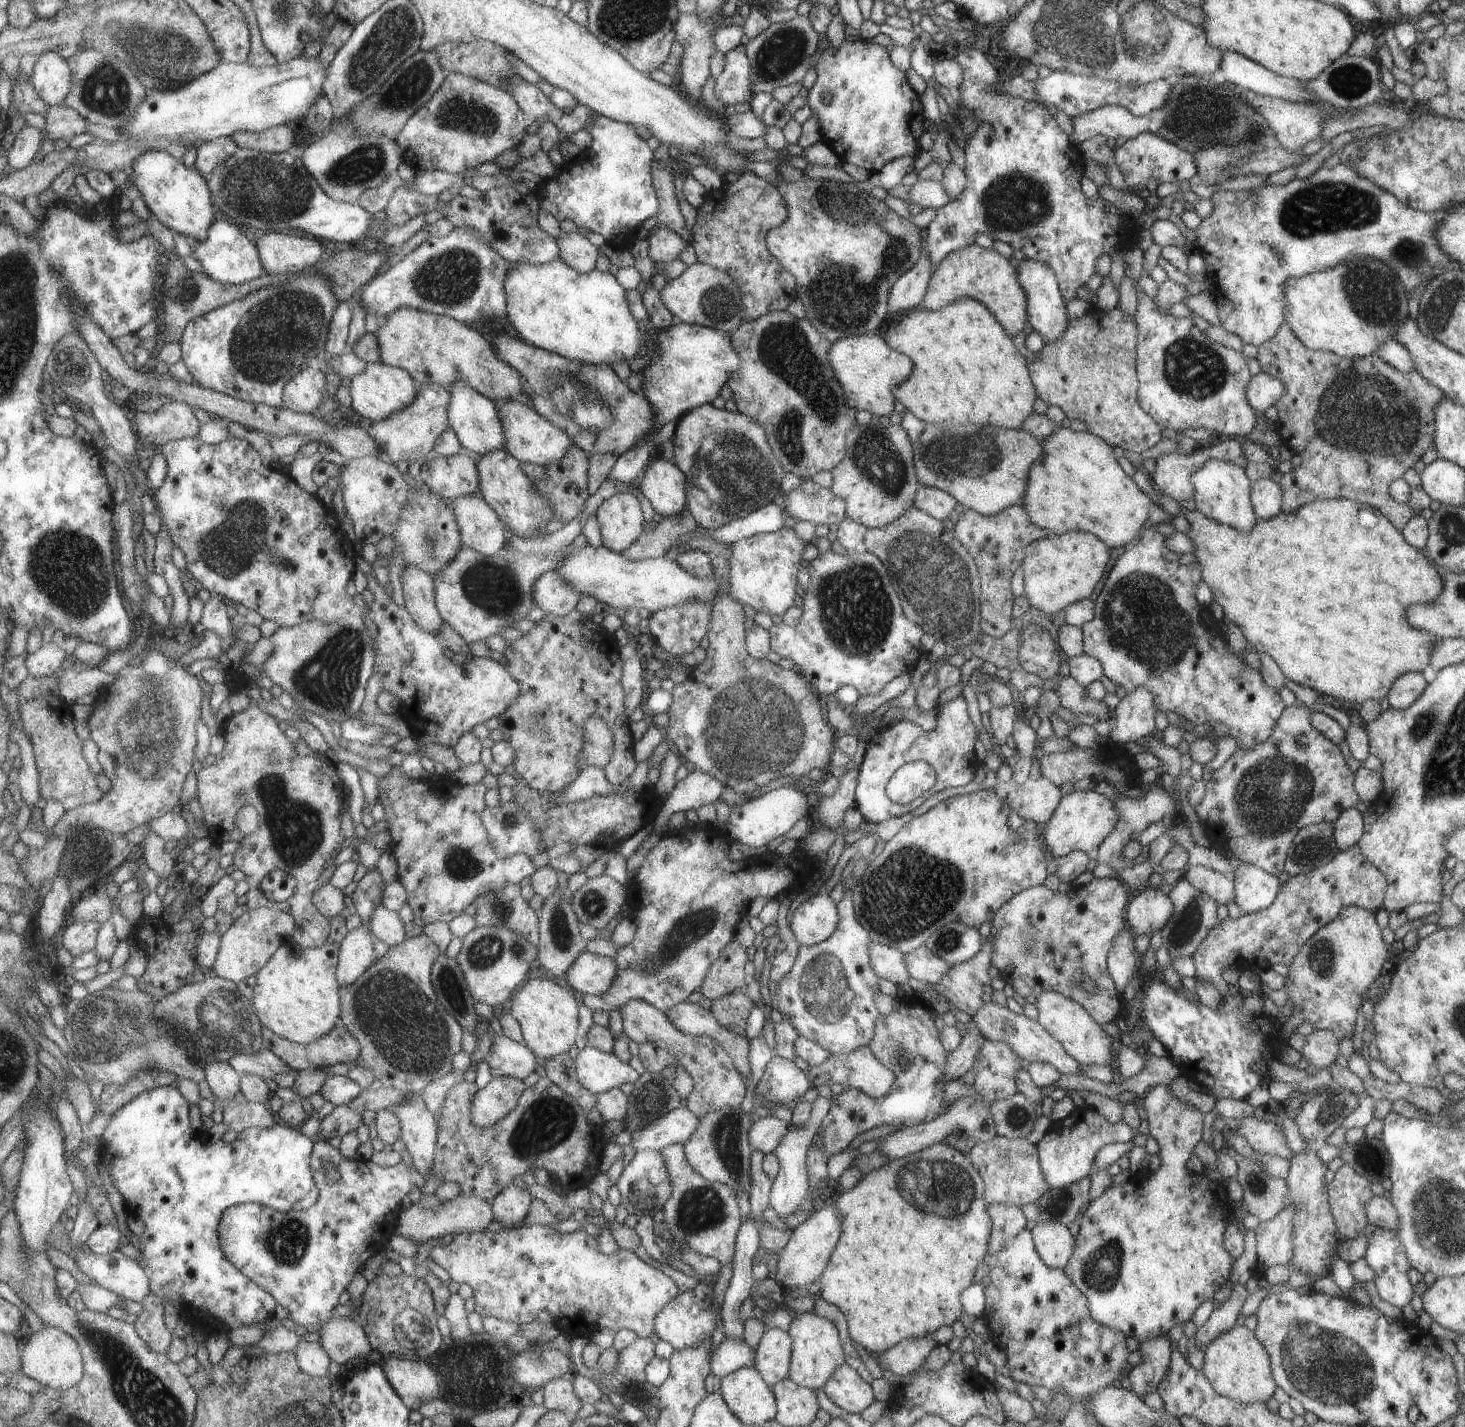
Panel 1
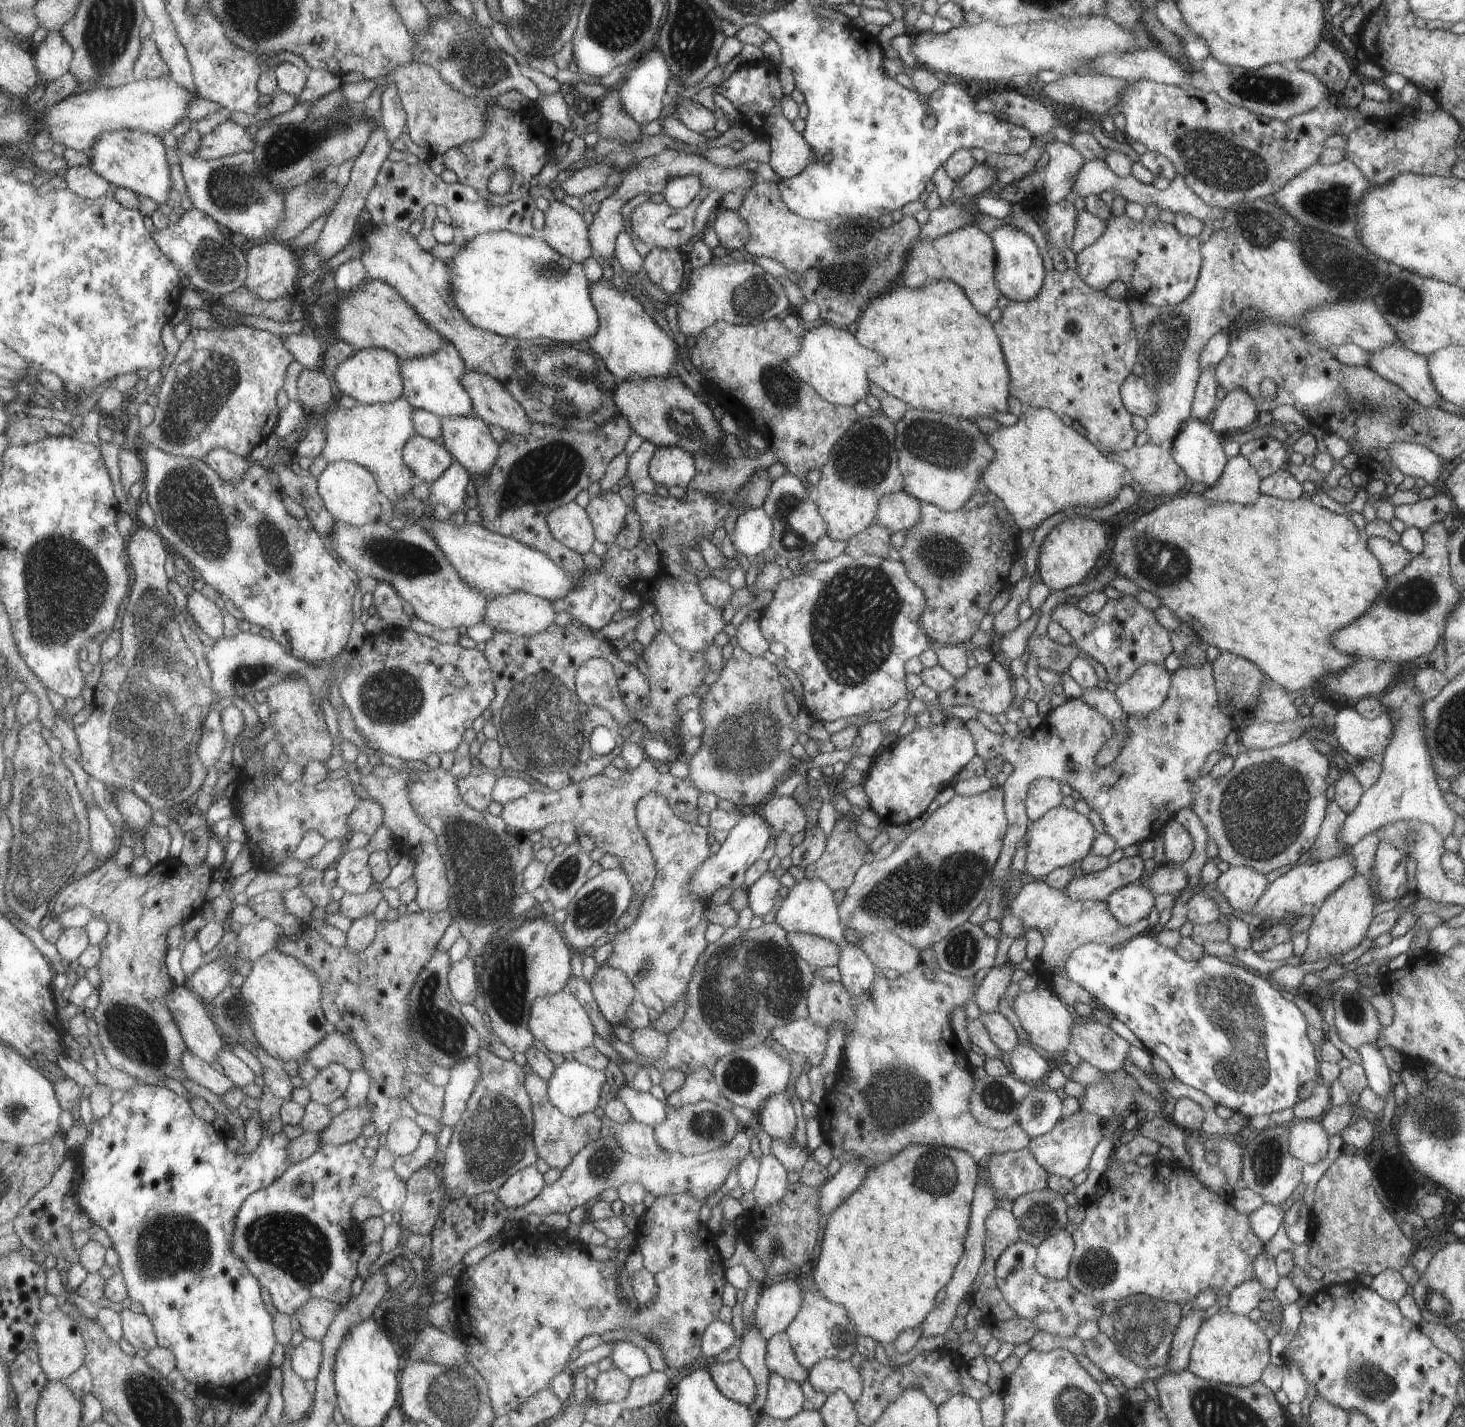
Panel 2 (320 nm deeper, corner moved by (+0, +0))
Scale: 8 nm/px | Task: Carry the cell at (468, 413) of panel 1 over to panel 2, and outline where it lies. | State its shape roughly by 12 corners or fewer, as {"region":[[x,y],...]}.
{"region":[[445,340],[400,359],[404,397],[439,416],[477,415],[468,370]]}

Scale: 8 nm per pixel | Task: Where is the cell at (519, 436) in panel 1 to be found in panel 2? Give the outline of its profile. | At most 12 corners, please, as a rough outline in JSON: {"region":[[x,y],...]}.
{"region":[[473,369],[462,383],[483,420],[521,436],[533,420],[503,381]]}

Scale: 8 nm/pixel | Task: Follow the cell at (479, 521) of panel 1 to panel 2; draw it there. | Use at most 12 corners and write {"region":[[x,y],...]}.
{"region":[[455,462],[431,484],[425,502],[432,510],[469,509],[471,474]]}

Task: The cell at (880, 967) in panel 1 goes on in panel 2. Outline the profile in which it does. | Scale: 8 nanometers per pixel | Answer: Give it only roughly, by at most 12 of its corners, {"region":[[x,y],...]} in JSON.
{"region":[[802,932],[785,937],[815,969],[836,966],[839,947],[832,940]]}

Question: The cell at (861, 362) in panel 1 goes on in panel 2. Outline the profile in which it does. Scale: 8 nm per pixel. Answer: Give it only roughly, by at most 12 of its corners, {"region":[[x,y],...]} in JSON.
{"region":[[821,322],[788,358],[829,404],[864,400],[884,357]]}

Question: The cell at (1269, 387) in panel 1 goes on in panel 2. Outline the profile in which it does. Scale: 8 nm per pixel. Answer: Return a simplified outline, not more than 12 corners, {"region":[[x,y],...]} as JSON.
{"region":[[1244,390],[1217,401],[1215,432],[1235,433],[1257,418],[1254,400]]}

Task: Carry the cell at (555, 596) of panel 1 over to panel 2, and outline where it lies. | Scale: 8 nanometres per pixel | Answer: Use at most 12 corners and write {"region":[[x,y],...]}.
{"region":[[515,591],[490,599],[482,622],[531,636],[555,622],[549,599]]}

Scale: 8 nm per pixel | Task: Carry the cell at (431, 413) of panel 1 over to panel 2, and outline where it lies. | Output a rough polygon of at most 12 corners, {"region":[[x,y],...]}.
{"region":[[404,396],[335,402],[307,417],[324,425],[321,456],[374,473],[398,500],[415,484],[404,459],[418,434]]}

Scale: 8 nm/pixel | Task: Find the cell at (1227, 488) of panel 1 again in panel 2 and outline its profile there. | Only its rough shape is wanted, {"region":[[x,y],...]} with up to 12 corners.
{"region":[[1191,416],[1170,442],[1188,482],[1215,484],[1228,462],[1215,431]]}

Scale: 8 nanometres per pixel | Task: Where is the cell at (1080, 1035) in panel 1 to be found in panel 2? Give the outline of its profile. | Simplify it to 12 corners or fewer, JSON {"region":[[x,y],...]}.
{"region":[[1017,991],[1012,1010],[1027,1041],[1060,1058],[1073,1018],[1055,994]]}

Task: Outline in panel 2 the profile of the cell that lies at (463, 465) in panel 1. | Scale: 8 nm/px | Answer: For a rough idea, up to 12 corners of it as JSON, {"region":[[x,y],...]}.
{"region":[[419,434],[404,459],[430,484],[455,462],[444,443]]}

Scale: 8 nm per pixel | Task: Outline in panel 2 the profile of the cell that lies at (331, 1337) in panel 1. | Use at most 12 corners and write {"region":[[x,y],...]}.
{"region":[[315,1297],[296,1310],[307,1339],[323,1340],[339,1303]]}

